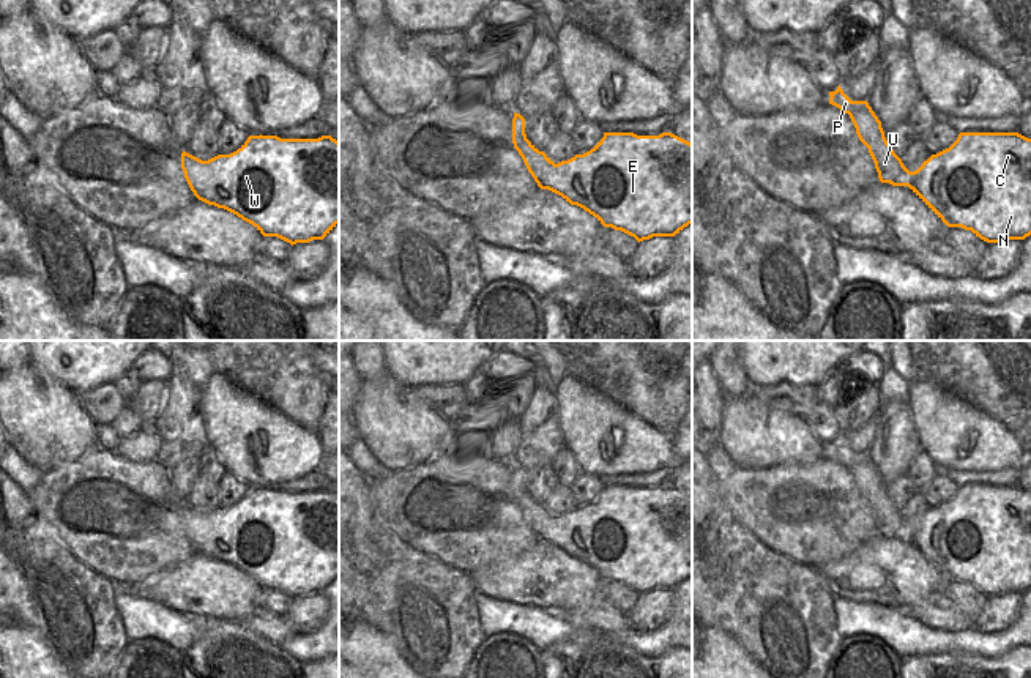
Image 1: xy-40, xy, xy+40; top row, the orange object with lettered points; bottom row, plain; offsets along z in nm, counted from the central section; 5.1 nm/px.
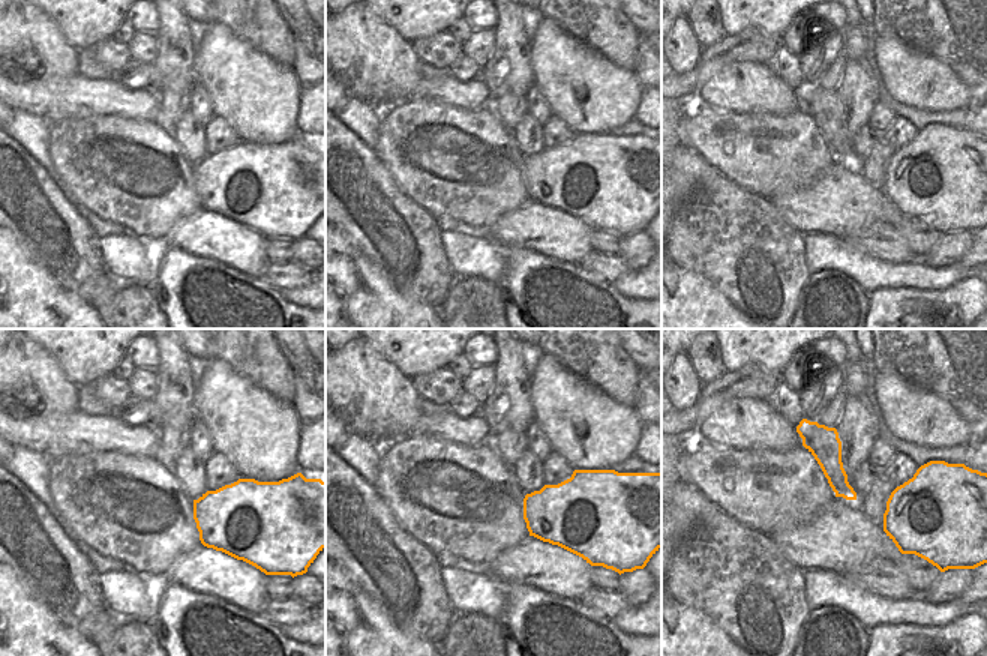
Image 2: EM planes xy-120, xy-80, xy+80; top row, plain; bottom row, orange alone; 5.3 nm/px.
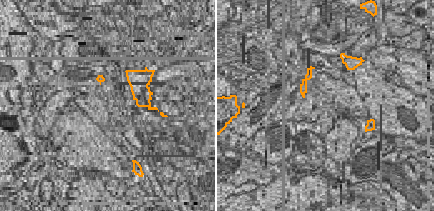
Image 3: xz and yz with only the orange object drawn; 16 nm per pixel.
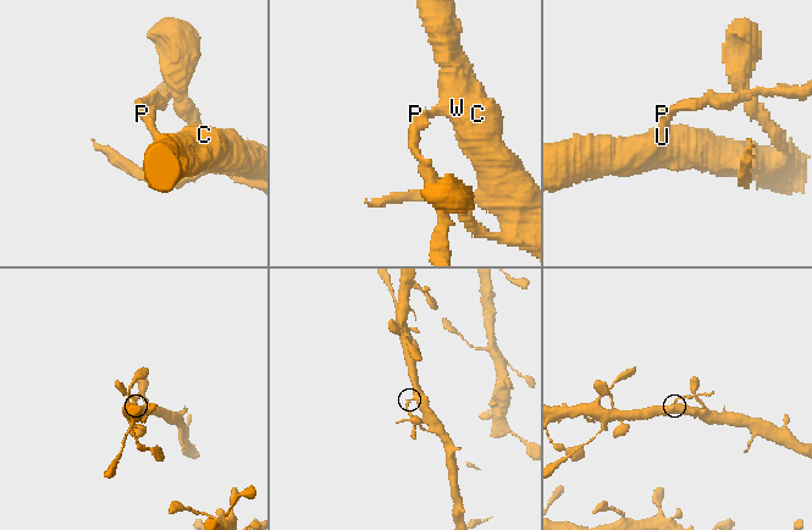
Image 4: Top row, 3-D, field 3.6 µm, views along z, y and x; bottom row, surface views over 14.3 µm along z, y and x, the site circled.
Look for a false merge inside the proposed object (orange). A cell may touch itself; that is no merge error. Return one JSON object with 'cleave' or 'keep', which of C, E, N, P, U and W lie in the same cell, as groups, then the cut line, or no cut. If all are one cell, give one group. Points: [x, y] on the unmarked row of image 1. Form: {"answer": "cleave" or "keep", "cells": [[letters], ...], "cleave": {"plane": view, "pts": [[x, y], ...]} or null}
{"answer": "cleave", "cells": [["C", "E", "N", "U", "W"], ["P"]], "cleave": {"plane": "xy+40", "pts": [[883, 486], [867, 500]]}}

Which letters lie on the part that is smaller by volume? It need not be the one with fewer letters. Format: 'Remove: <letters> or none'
Remove: P

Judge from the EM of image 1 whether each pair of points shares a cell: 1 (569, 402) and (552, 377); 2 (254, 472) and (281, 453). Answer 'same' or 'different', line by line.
1: different
2: same

